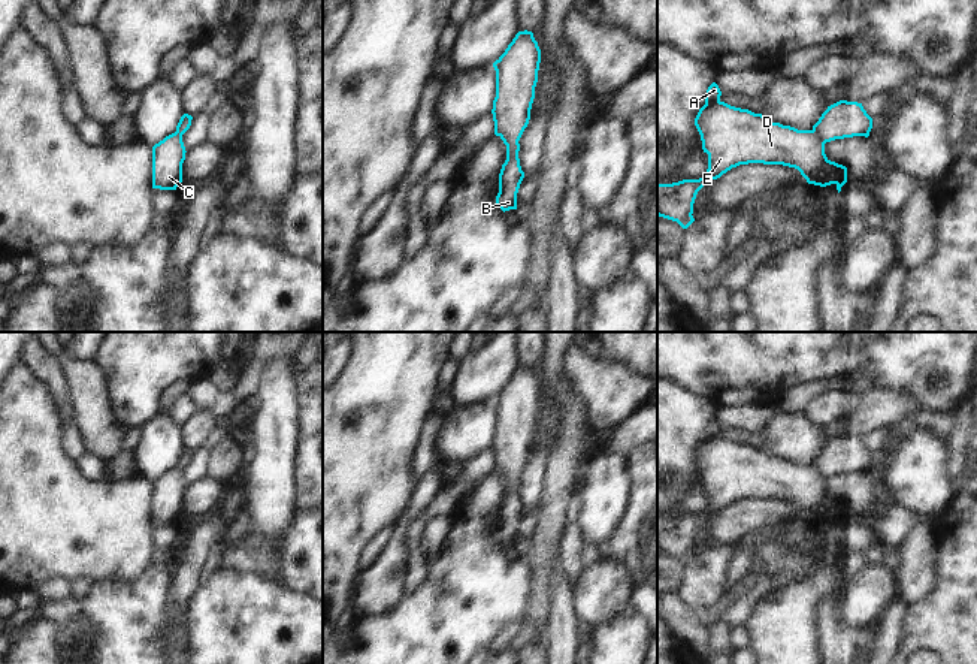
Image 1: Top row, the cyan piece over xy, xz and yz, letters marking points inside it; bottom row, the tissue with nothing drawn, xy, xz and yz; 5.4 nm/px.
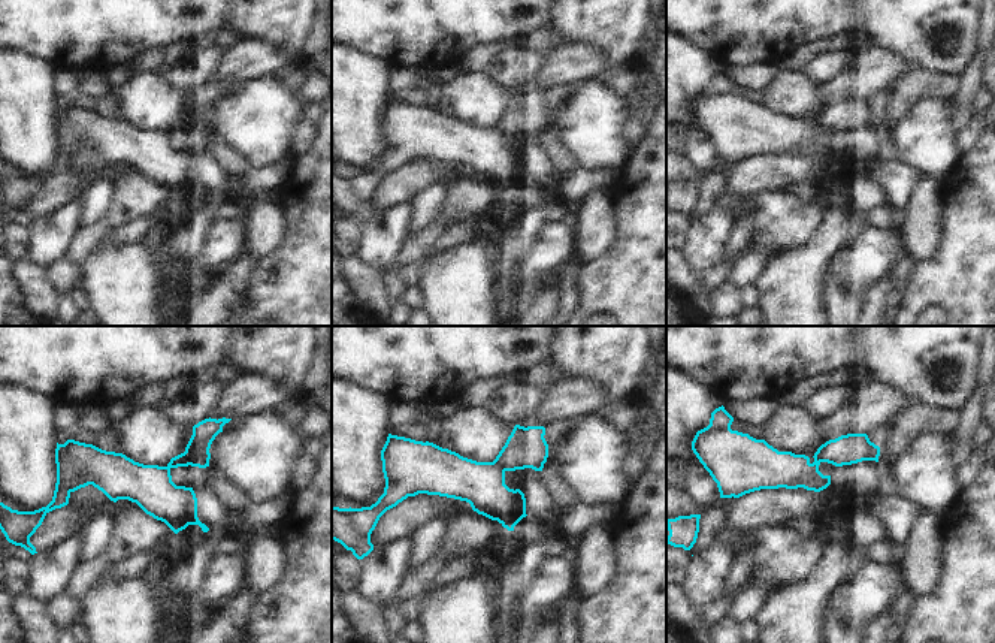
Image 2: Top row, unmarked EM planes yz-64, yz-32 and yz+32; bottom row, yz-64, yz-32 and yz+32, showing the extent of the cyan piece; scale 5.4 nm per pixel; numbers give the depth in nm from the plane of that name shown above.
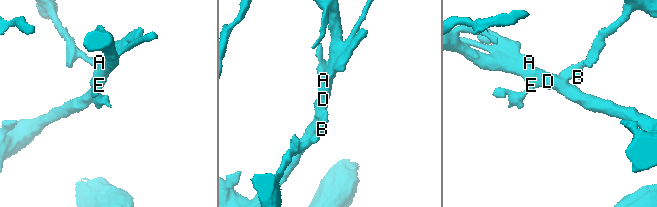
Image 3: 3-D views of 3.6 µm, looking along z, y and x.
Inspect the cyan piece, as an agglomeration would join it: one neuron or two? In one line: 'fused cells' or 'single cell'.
fused cells

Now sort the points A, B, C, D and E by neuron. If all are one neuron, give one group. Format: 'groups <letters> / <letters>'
groups A C D E / B

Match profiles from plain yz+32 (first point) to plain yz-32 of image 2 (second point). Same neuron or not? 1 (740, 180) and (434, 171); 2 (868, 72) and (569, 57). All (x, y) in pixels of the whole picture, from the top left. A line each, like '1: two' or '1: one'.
1: one
2: one

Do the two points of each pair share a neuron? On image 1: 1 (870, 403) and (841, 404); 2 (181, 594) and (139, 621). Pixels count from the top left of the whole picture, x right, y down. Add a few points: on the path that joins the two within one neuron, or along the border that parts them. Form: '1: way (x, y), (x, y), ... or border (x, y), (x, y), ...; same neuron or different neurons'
1: border (859, 395), (859, 401), (850, 413), (829, 423); different neurons
2: border (171, 570), (169, 607), (166, 628), (162, 636); different neurons

